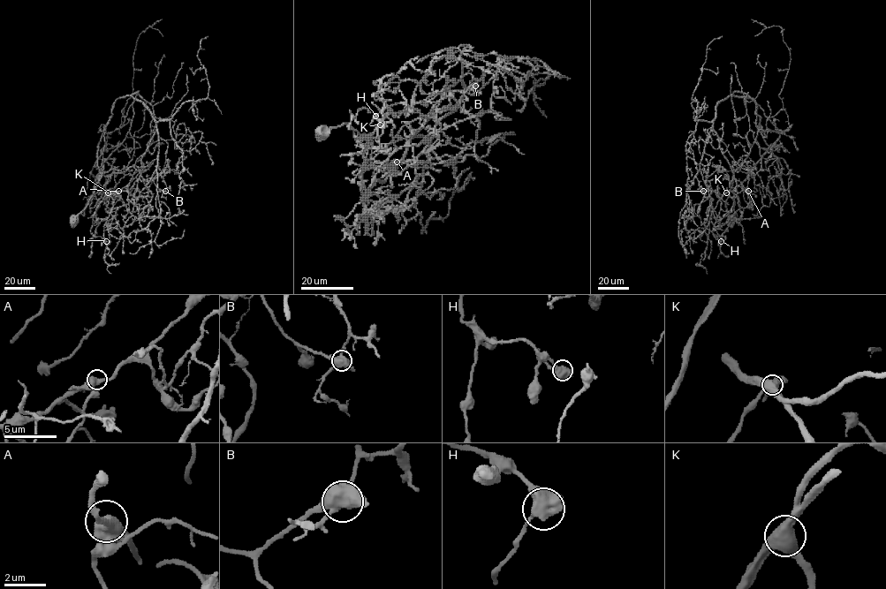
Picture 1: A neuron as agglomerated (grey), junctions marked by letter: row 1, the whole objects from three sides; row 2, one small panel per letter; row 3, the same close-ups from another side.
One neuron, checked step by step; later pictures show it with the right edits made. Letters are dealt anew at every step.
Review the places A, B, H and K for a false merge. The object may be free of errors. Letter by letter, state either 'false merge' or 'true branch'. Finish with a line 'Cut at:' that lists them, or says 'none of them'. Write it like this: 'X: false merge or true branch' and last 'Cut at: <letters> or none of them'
A: true branch
B: true branch
H: true branch
K: true branch
Cut at: none of them

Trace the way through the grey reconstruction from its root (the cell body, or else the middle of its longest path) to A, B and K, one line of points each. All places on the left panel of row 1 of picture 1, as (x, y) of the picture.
A: (71, 219), (85, 207), (102, 174), (106, 125), (98, 132), (102, 124), (99, 184), (90, 207), (118, 191)
B: (71, 219), (102, 174), (103, 135), (117, 99), (132, 95), (149, 112), (165, 191)
K: (71, 219), (85, 207), (102, 174), (106, 125), (98, 132), (102, 124), (99, 183), (108, 192)

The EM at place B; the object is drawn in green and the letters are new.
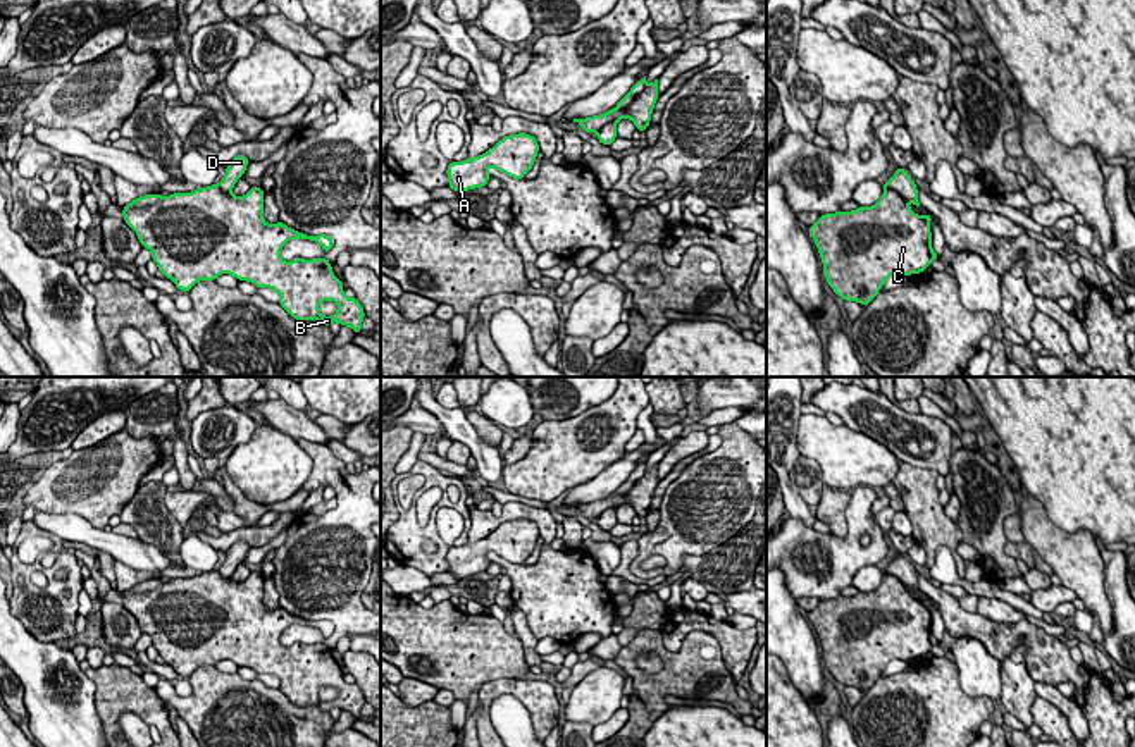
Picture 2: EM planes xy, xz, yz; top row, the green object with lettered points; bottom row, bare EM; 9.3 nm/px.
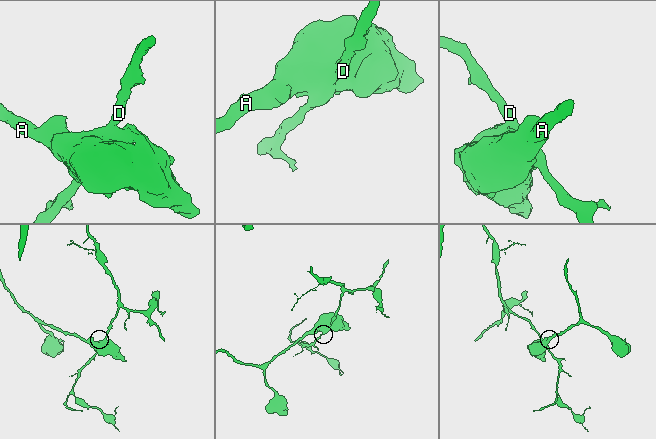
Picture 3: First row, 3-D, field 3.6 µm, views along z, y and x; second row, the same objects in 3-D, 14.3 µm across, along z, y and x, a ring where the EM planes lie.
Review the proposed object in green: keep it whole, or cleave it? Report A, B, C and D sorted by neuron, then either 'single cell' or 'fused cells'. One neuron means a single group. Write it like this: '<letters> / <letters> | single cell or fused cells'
A B C D | single cell

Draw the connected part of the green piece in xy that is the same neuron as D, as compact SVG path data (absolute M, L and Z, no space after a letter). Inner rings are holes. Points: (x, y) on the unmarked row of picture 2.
M239 539L227 549L219 570L171 582L140 582L122 594L122 604L152 637L165 664L183 678L200 666L231 659L239 668L277 676L279 690L298 707L338 707L360 719L363 692L357 683L344 682L344 670L327 644L281 644L281 633L289 625L319 628L326 639L334 625L303 620L281 606L267 609L262 602L265 578L258 571L243 582L231 578L248 549L248 542ZM322 687L336 687L338 697L324 702L319 695Z

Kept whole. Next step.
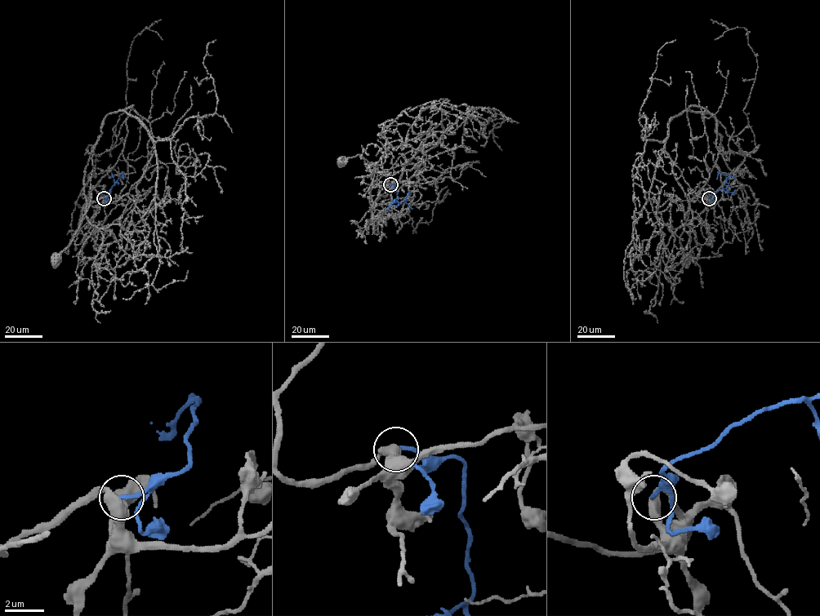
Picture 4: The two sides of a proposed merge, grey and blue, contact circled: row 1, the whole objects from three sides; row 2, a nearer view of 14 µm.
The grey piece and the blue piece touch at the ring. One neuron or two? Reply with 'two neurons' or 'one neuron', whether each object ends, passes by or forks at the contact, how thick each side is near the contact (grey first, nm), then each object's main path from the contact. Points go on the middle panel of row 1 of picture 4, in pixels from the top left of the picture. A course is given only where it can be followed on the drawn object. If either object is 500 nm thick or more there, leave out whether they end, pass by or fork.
two neurons; grey passes by; blue ends; calibres 440 and 200 nm; course grey (389, 184), (381, 188), (377, 179), (371, 189), (376, 234), (377, 167), (360, 155), (340, 160); course blue (389, 184), (396, 185), (397, 201), (399, 203), (405, 201), (409, 192)

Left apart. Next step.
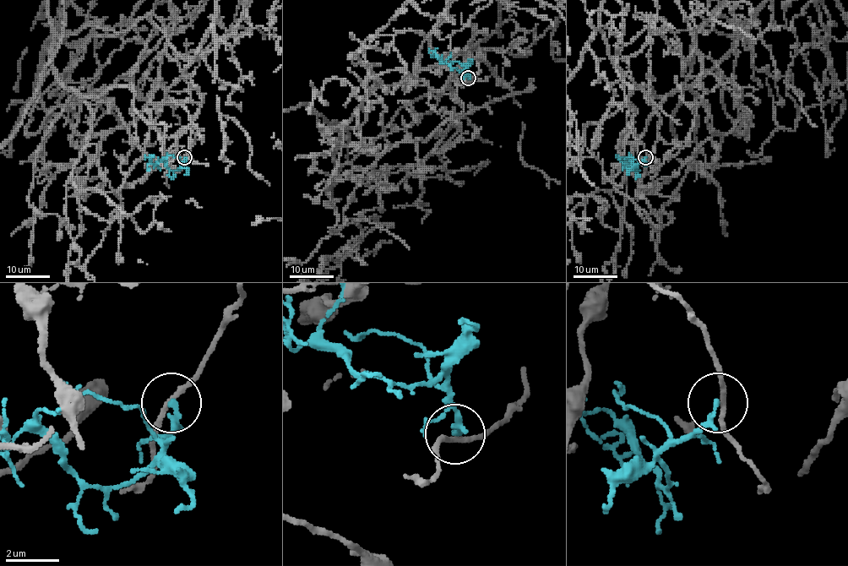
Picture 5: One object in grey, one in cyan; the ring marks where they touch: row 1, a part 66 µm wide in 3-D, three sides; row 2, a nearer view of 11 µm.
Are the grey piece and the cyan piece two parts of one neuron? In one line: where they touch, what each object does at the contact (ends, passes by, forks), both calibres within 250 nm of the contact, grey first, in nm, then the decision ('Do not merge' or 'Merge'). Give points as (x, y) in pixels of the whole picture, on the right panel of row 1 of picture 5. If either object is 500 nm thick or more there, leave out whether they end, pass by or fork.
Place: (645, 157). At the ring grey passes by. At the ring cyan ends. Thickness 170 nm (grey) against 220 nm. Do not merge

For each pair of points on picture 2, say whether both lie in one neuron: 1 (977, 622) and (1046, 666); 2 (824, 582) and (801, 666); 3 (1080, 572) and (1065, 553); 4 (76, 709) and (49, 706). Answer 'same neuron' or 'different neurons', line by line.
1: same neuron
2: different neurons
3: same neuron
4: same neuron

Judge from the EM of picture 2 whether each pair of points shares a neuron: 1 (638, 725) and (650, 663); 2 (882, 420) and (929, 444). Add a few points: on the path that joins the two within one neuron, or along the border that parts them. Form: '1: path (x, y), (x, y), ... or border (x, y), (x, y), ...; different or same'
1: border (634, 658), (643, 653), (655, 653), (663, 666); different
2: path (894, 429), (917, 441); same

